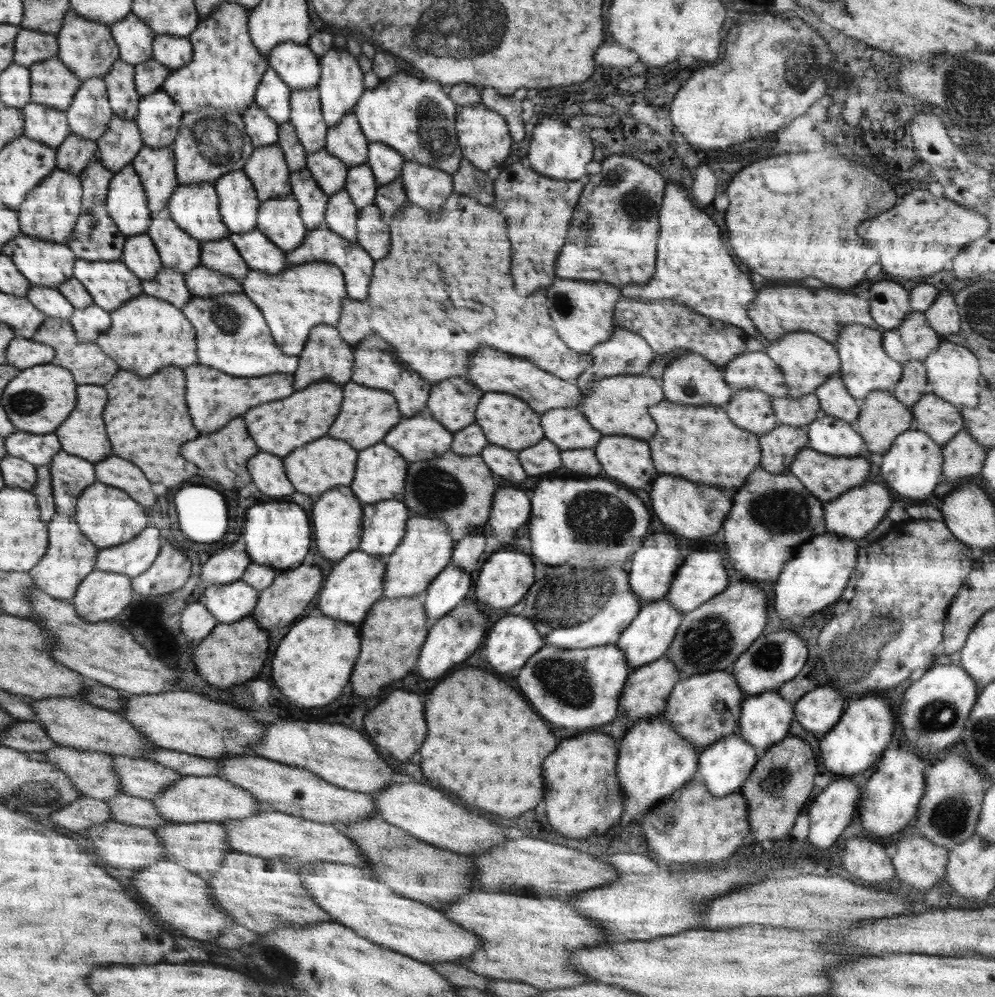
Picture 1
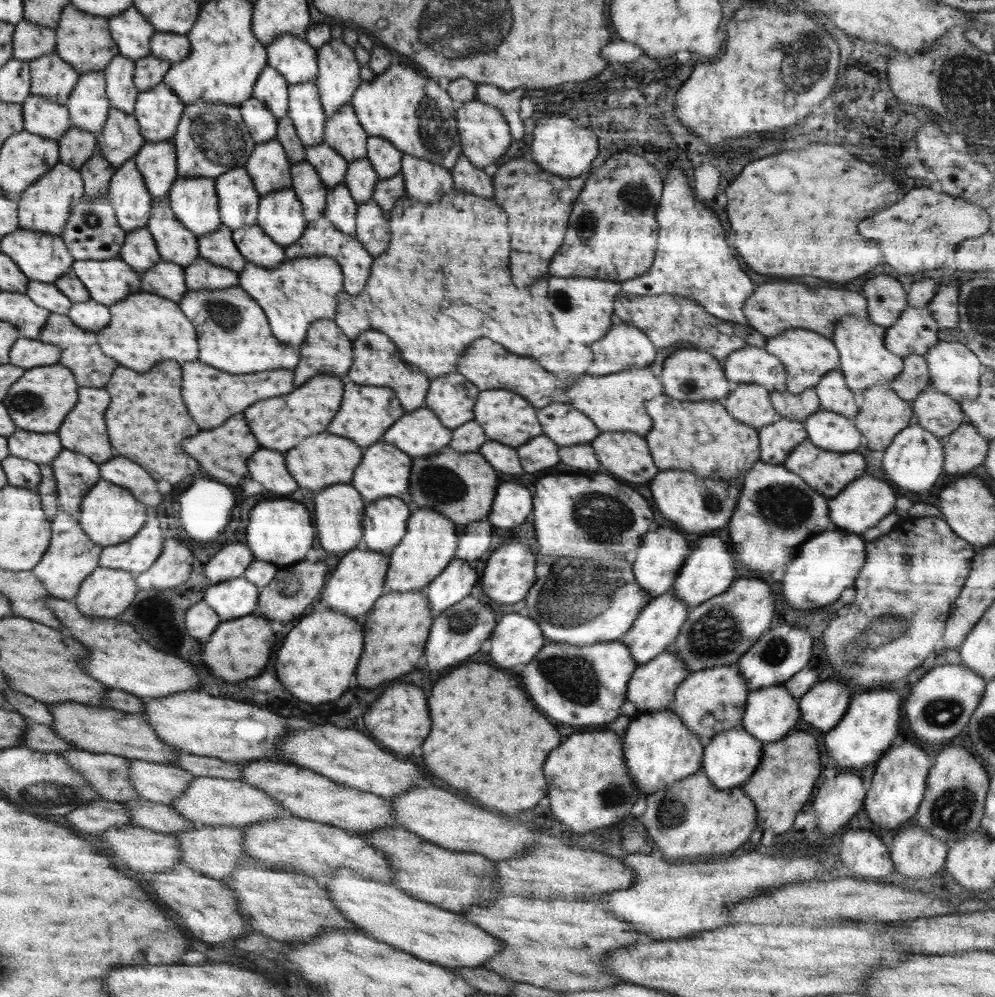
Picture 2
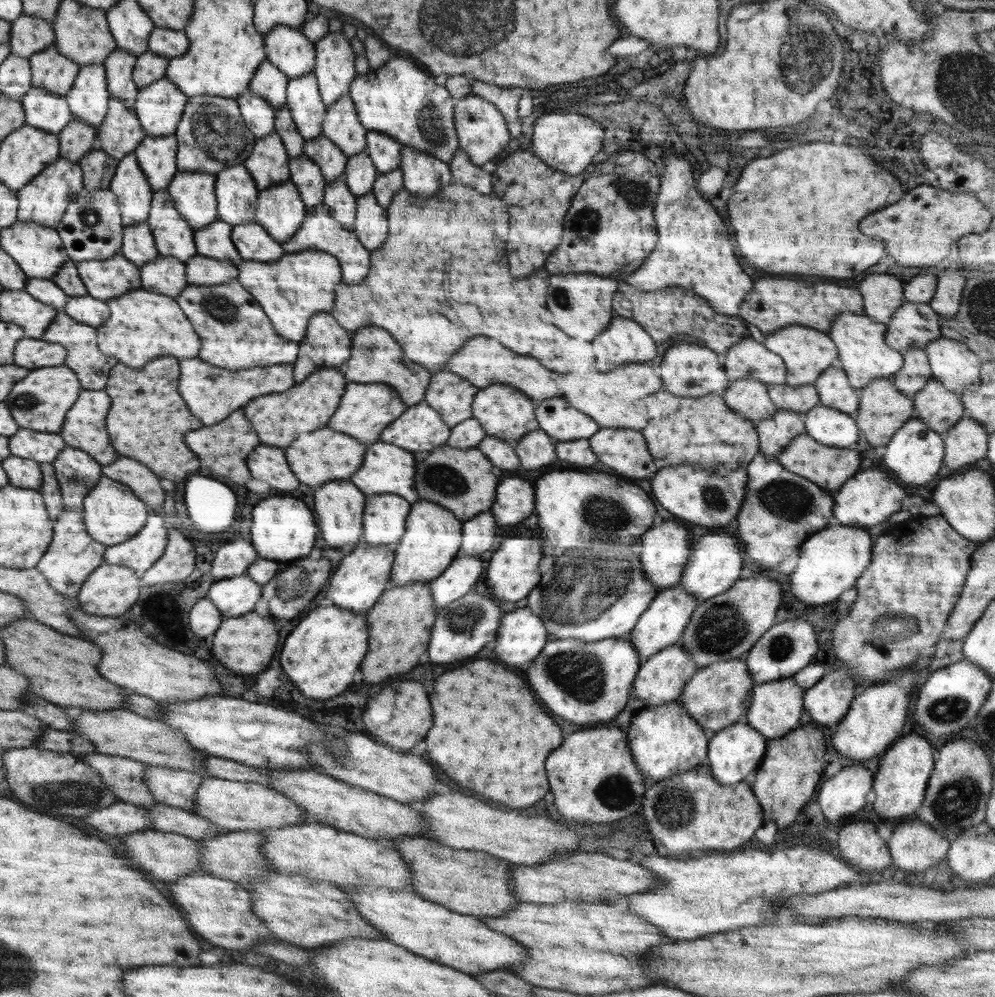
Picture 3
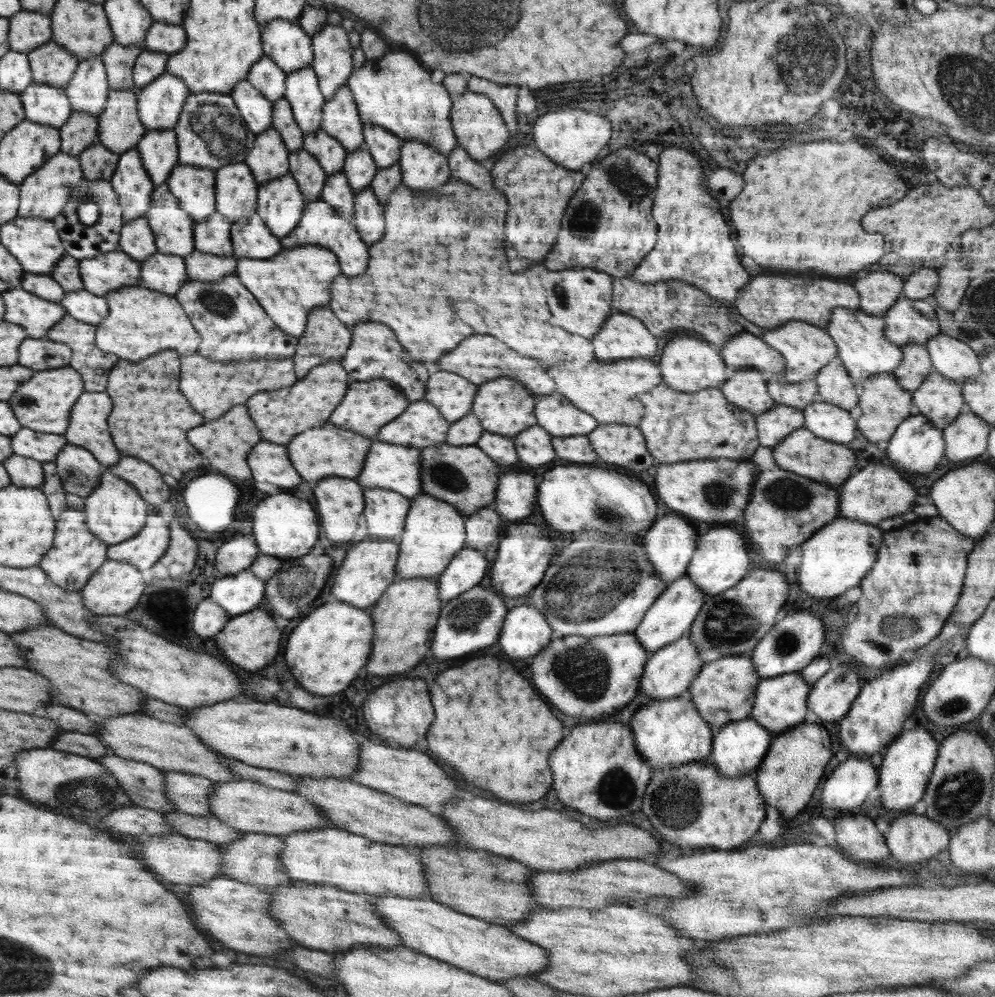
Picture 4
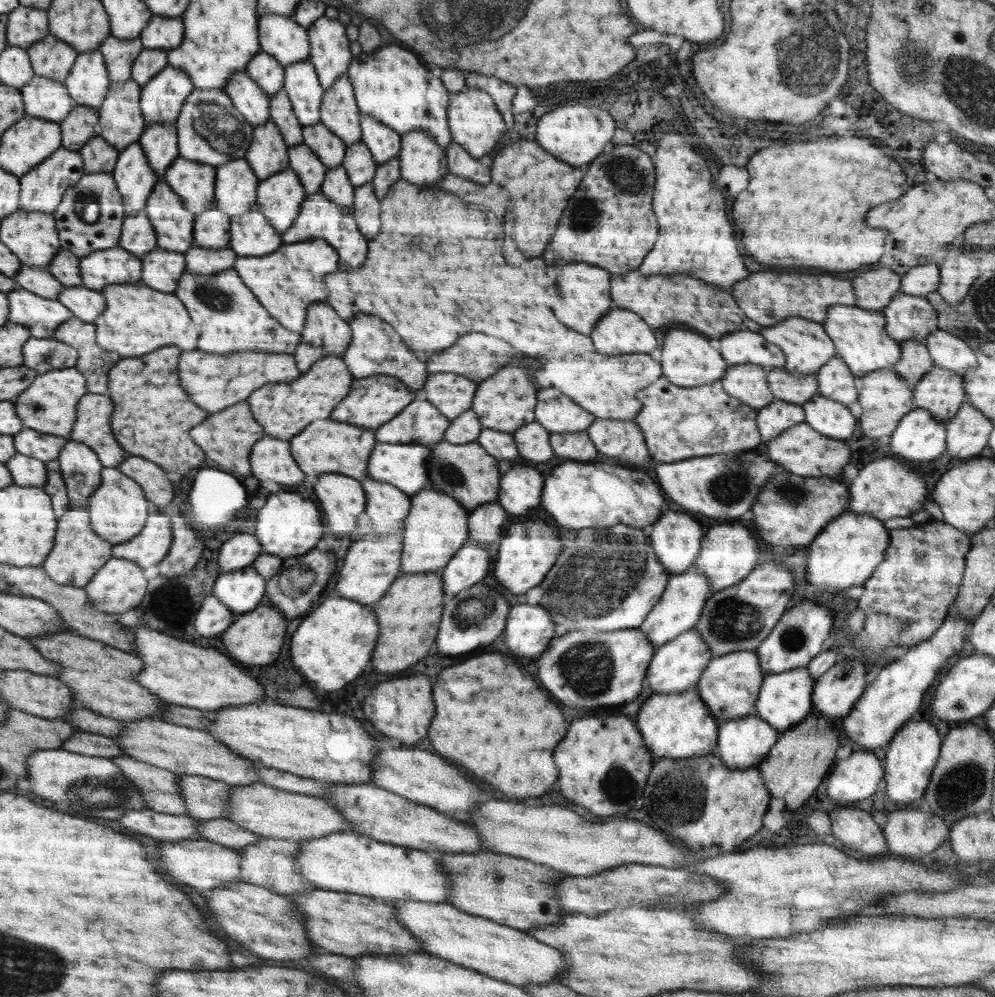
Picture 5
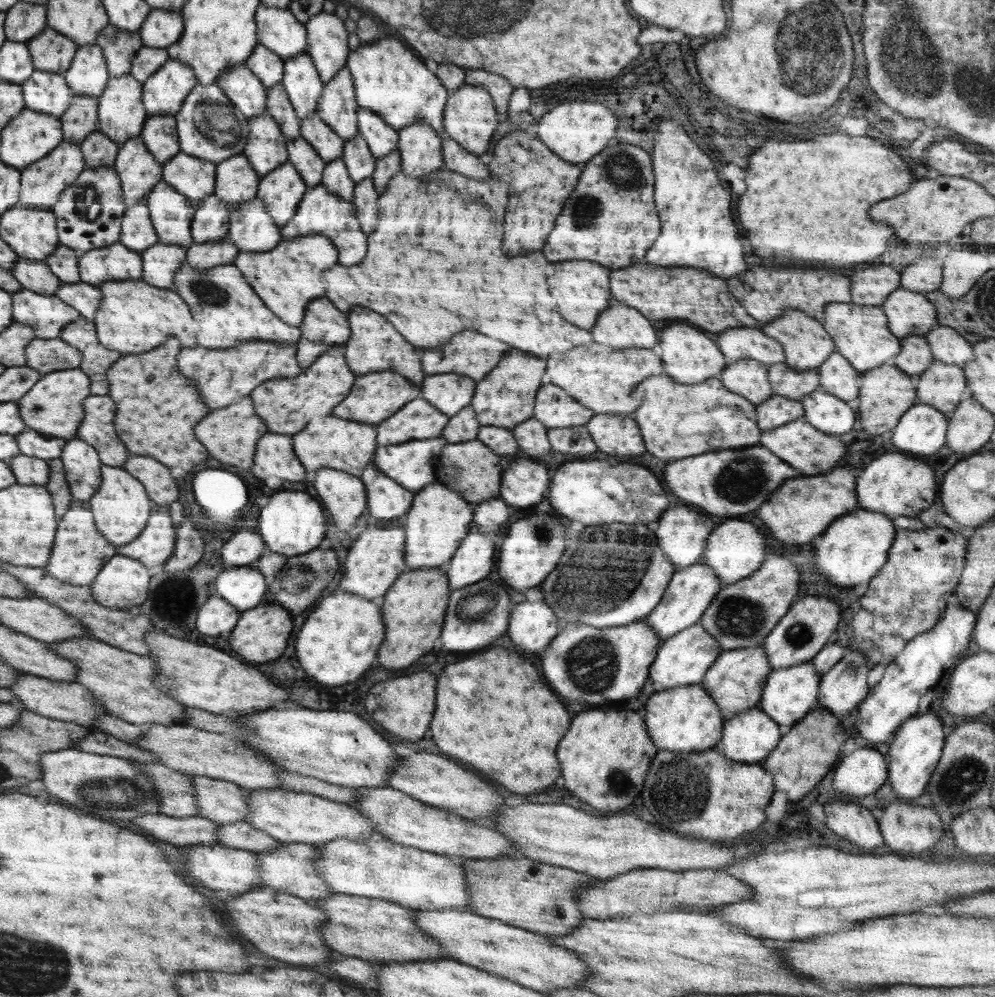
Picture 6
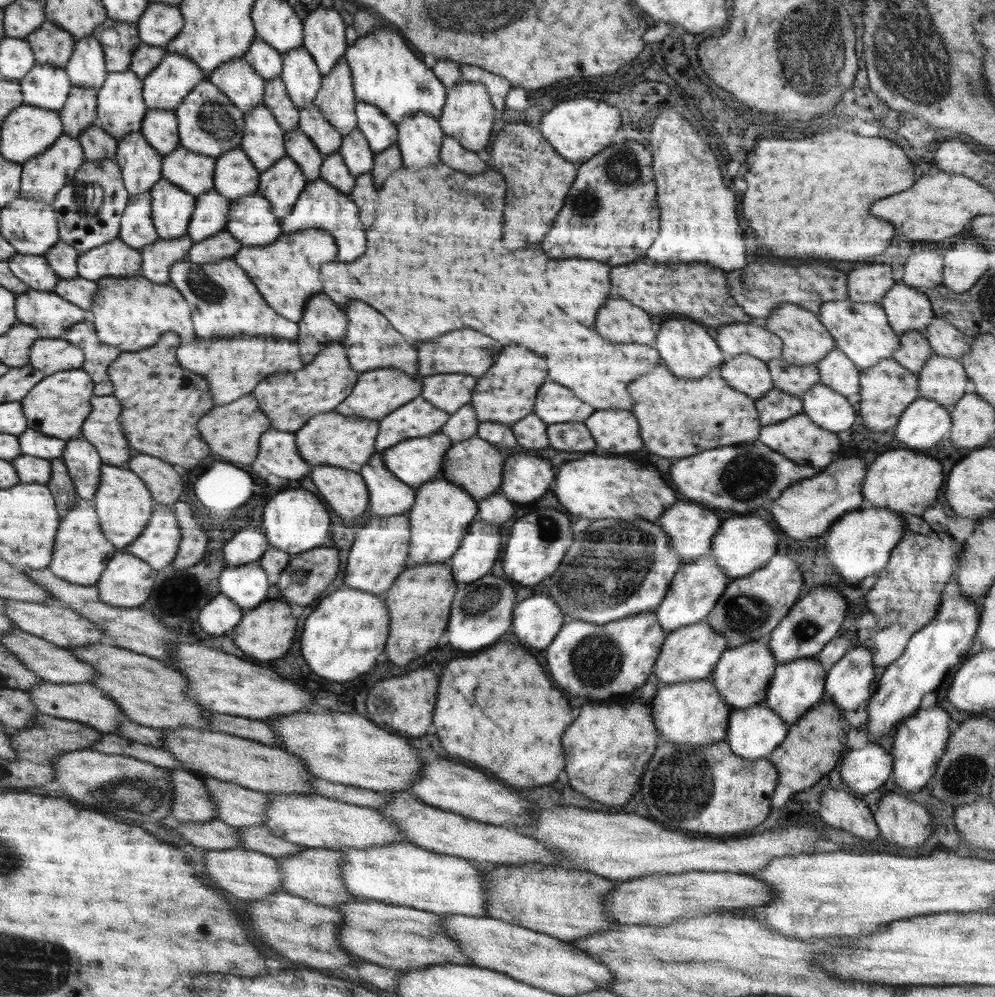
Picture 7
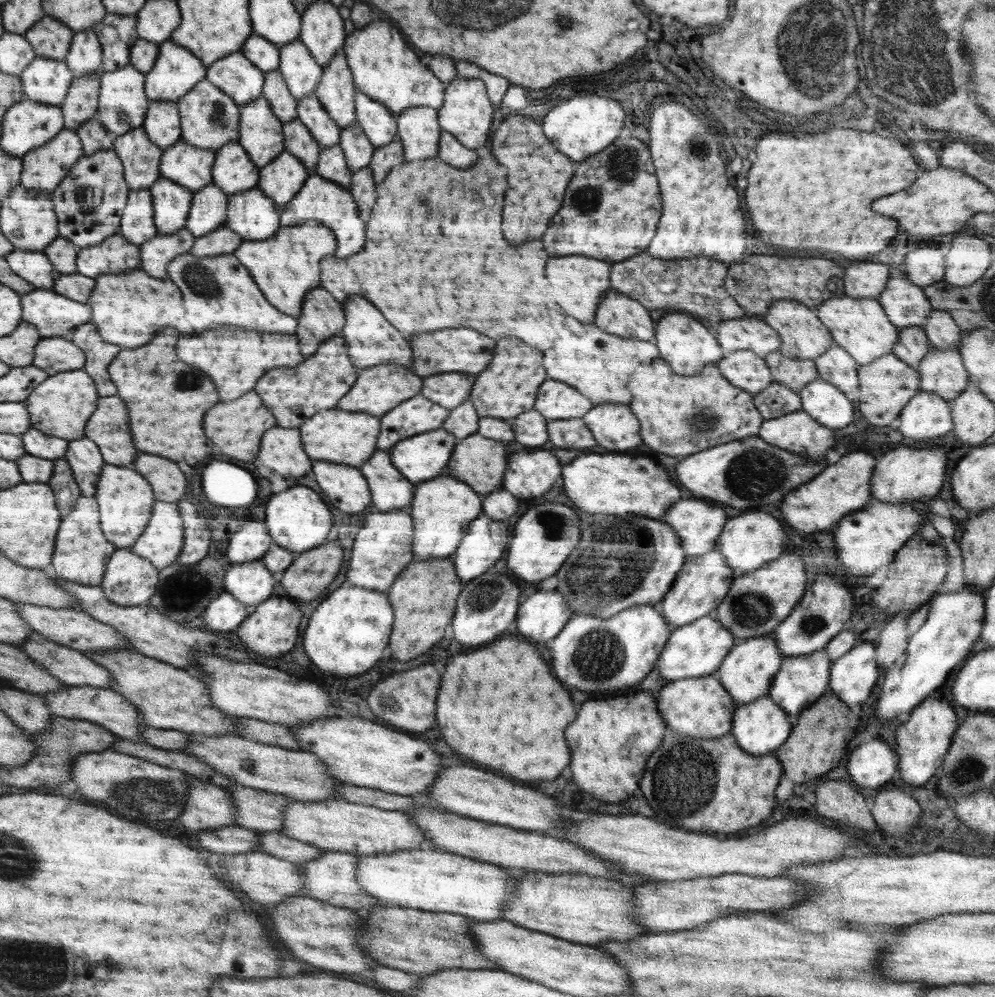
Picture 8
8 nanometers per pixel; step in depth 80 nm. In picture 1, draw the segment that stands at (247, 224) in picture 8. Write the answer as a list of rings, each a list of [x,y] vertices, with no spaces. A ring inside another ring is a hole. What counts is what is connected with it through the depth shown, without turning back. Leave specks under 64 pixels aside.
[[[258,229],[243,233],[231,232],[229,237],[250,269],[262,268],[260,272],[278,274],[286,268],[286,252]]]

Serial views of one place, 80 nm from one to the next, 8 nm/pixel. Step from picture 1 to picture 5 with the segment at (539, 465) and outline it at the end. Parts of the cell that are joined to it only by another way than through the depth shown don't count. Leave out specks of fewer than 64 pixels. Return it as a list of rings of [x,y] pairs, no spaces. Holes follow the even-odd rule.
[[[530,422],[518,428],[518,432],[513,432],[512,436],[520,454],[519,462],[550,460],[555,452],[549,441],[549,433],[549,430],[540,426],[538,422]]]

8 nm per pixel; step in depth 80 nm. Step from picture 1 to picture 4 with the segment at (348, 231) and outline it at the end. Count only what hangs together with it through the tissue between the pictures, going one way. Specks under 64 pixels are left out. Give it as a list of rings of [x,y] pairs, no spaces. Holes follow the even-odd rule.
[[[343,173],[328,176],[321,199],[333,205],[343,217],[352,220],[355,192],[350,188],[349,181]]]

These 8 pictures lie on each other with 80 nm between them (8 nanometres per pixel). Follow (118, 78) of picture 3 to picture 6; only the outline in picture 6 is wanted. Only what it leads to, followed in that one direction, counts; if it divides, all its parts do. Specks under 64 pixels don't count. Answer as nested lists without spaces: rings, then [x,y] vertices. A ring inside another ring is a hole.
[[[109,23],[108,30],[103,35],[106,36],[99,38],[97,45],[104,49],[110,76],[113,78],[130,73],[137,52],[143,48],[139,31],[122,32],[116,25]],[[109,37],[115,37],[116,42],[109,42]]]

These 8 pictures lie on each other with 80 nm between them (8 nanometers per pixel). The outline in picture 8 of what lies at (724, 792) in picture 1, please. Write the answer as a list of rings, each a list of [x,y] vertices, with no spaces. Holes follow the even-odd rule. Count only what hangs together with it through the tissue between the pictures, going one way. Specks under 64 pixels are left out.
[[[771,696],[758,698],[748,704],[738,705],[732,719],[731,732],[739,748],[749,755],[773,754],[782,746],[791,733],[794,720],[771,699]]]

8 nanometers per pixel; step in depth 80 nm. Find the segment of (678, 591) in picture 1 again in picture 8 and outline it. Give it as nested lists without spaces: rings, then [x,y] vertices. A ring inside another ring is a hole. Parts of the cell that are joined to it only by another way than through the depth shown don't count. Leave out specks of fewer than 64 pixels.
[[[746,512],[742,516],[732,518],[729,516],[724,529],[718,536],[716,548],[723,554],[733,573],[733,579],[739,578],[748,572],[764,567],[772,560],[780,556],[778,548],[794,538],[787,526],[767,514],[766,512]],[[790,532],[790,534],[788,534]]]

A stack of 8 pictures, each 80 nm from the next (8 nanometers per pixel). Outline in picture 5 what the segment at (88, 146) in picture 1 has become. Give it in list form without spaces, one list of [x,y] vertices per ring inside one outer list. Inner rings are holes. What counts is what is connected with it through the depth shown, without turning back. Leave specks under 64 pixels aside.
[[[88,106],[74,107],[63,121],[60,121],[62,147],[79,151],[88,140],[97,136],[99,111]]]

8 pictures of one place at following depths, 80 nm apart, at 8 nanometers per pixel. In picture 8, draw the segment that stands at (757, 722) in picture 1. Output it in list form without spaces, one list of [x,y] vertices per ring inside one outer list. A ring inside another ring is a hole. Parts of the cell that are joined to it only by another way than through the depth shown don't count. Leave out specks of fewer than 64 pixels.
[[[824,649],[810,655],[784,657],[769,692],[771,699],[795,720],[828,690],[831,663]]]

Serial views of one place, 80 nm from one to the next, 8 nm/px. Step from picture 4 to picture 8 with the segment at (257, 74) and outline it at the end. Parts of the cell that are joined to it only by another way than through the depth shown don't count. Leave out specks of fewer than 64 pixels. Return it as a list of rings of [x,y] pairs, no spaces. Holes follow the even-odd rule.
[[[256,34],[248,36],[242,44],[241,54],[265,74],[281,66],[280,48]]]

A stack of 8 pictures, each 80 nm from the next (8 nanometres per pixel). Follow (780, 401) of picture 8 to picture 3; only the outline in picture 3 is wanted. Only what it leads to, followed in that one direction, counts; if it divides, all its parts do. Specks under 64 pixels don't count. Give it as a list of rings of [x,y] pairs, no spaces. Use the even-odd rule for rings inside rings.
[[[778,409],[771,417],[755,422],[759,436],[759,450],[777,460],[782,449],[796,435],[805,432],[804,419],[803,413]]]

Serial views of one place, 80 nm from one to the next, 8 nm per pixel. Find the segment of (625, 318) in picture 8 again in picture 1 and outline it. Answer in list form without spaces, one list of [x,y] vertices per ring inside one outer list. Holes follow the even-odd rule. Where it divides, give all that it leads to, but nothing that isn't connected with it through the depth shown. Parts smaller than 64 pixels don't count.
[[[616,327],[613,330],[613,335],[608,340],[603,340],[600,344],[597,344],[590,351],[592,359],[592,365],[590,365],[586,372],[583,372],[578,376],[576,384],[578,388],[584,393],[587,392],[587,388],[590,383],[593,383],[596,379],[606,378],[616,375],[637,375],[647,373],[648,367],[655,359],[652,348],[643,336],[638,333],[632,332],[625,328]]]

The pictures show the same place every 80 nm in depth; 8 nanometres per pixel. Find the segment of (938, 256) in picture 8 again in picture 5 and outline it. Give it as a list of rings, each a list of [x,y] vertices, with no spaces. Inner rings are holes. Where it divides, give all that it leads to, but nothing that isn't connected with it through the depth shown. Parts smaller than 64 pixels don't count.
[[[919,264],[901,276],[900,292],[924,297],[937,290],[941,281],[940,264]]]

